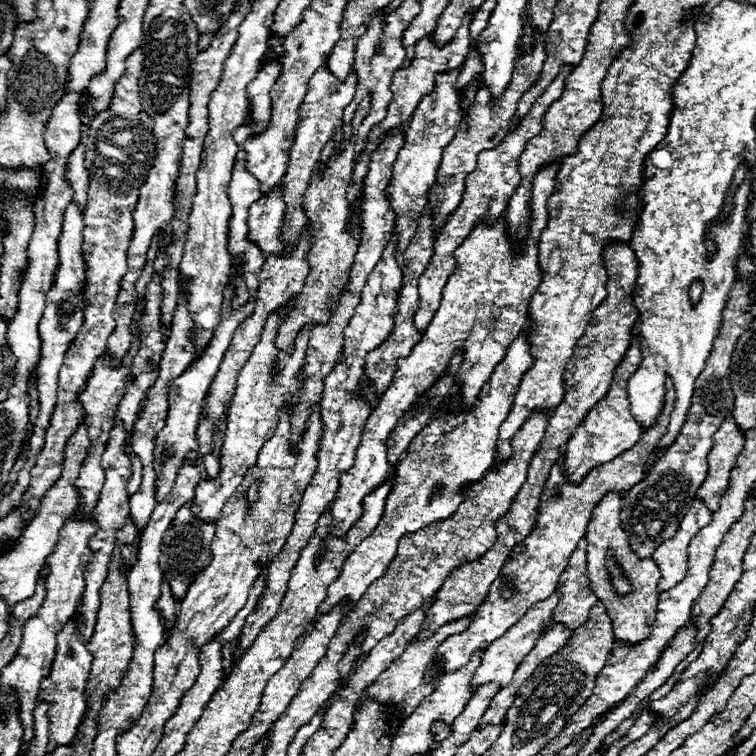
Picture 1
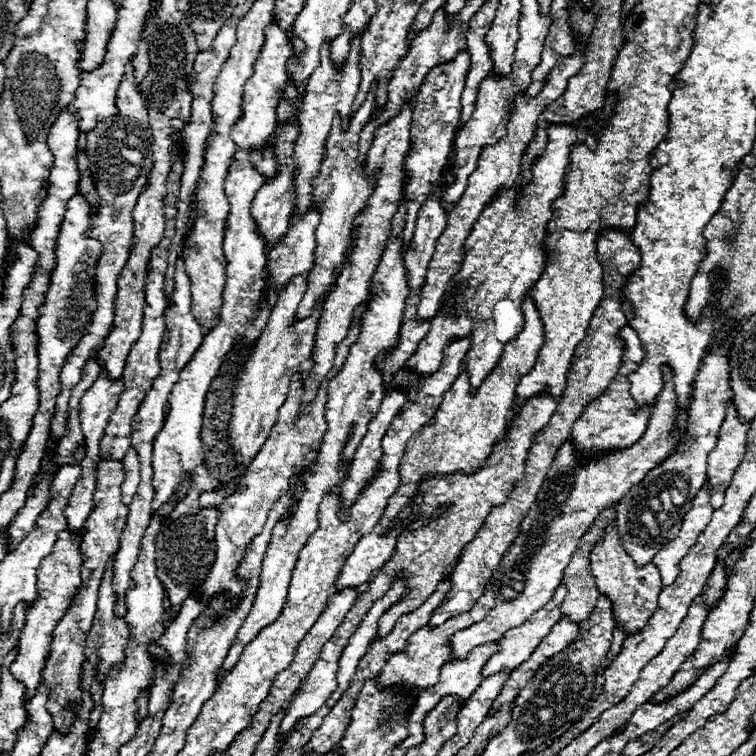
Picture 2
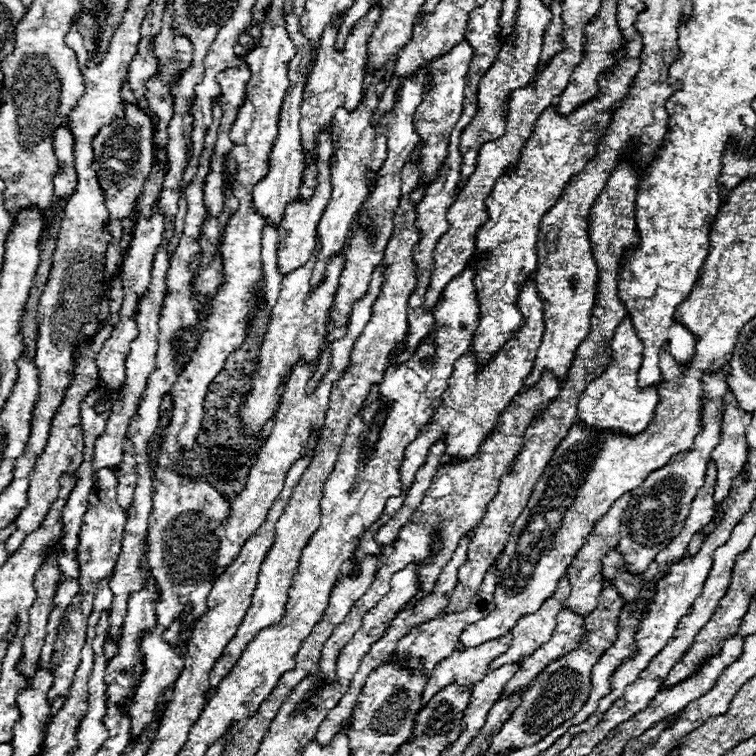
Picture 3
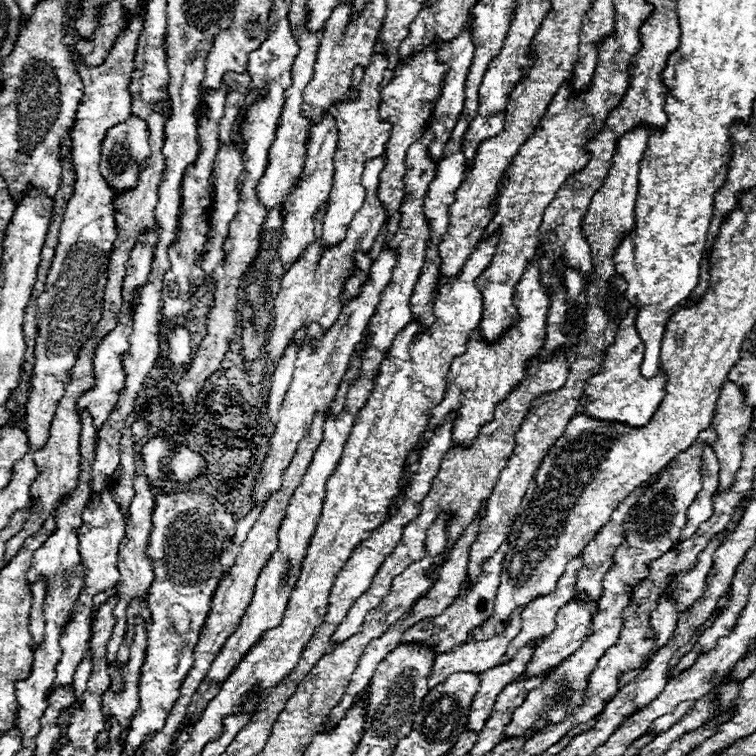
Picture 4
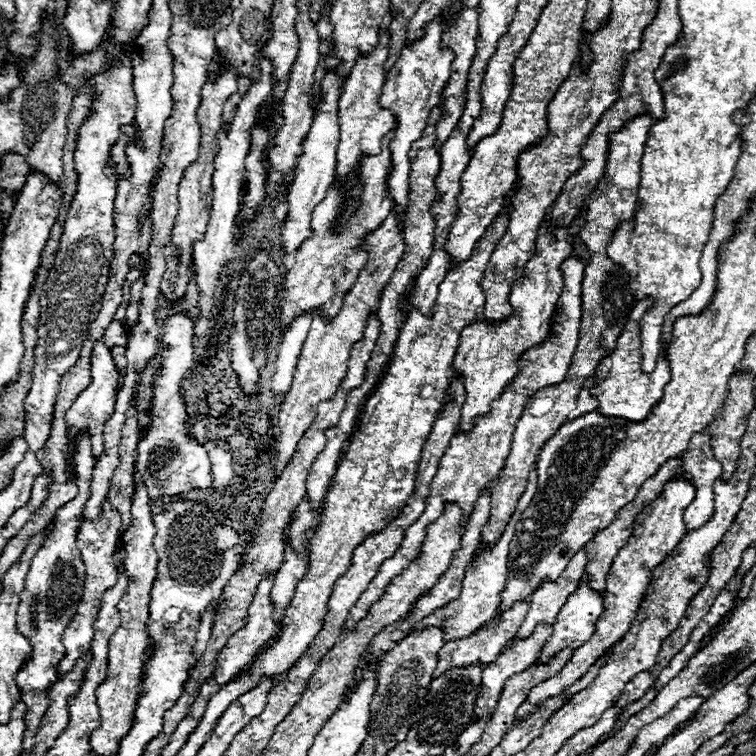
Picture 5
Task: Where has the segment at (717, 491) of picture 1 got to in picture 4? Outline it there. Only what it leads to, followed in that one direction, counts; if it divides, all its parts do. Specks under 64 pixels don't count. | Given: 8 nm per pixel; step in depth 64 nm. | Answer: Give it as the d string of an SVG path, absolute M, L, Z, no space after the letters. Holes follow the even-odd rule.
M726 380L726 384L722 386L722 392L720 392L718 406L716 406L716 416L712 420L712 430L718 434L718 440L712 444L712 450L720 462L718 490L732 486L732 480L736 478L736 472L738 472L740 462L742 462L742 438L748 432L748 426L752 420L752 406L746 406L744 398L746 398L744 390L738 384Z

